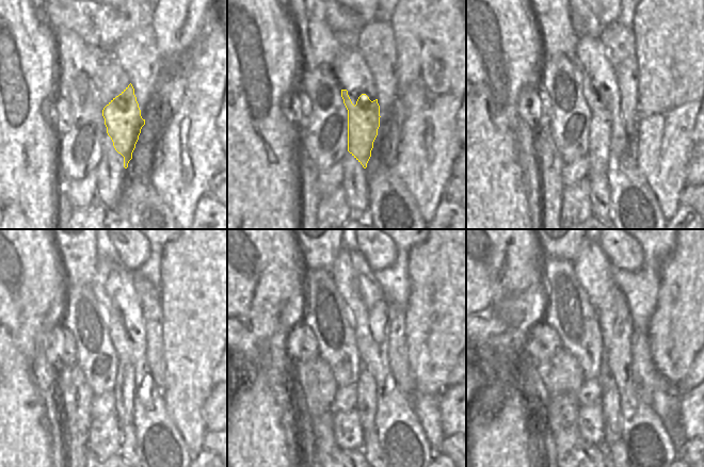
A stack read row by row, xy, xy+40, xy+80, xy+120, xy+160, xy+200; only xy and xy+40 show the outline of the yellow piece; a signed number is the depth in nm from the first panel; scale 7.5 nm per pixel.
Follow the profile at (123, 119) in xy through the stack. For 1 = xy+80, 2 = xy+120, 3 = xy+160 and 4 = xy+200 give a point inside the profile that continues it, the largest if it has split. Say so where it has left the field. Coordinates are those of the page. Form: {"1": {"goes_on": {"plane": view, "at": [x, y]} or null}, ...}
{"1": {"goes_on": {"plane": "xy+80", "at": [601, 129]}}, "2": {"goes_on": {"plane": "xy+120", "at": [125, 387]}}, "3": {"goes_on": {"plane": "xy+160", "at": [366, 385]}}, "4": {"goes_on": {"plane": "xy+200", "at": [610, 399]}}}

